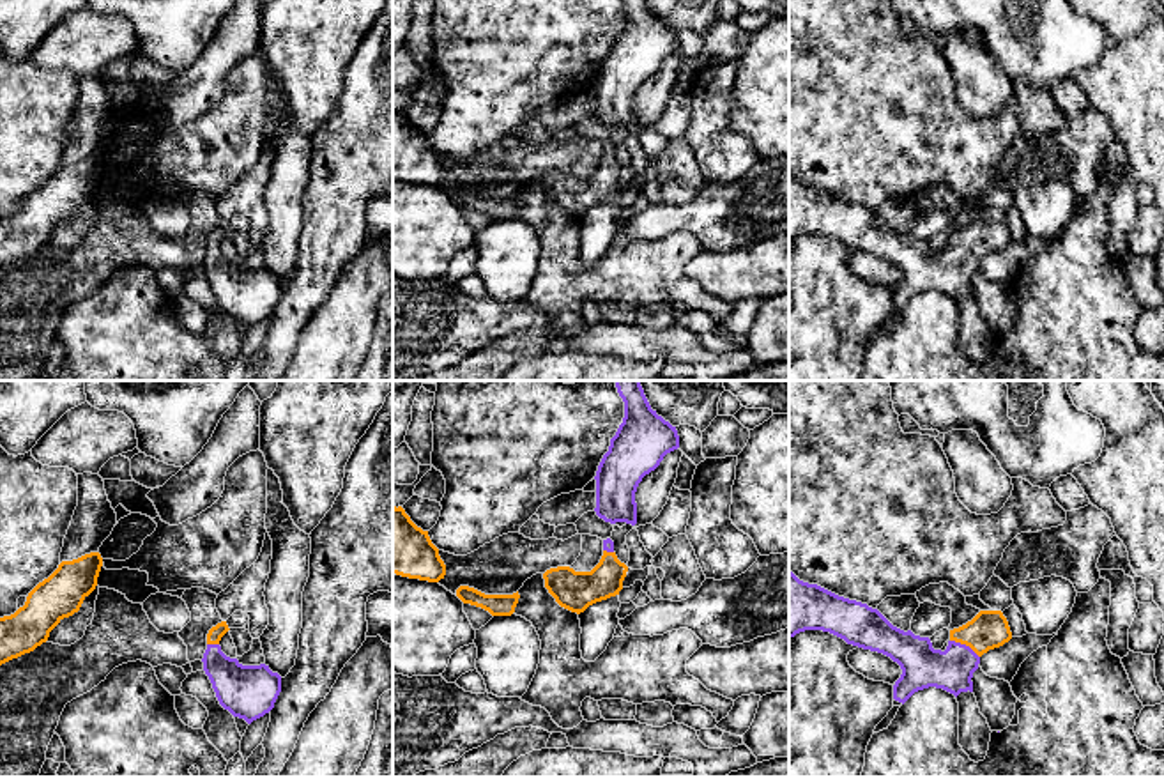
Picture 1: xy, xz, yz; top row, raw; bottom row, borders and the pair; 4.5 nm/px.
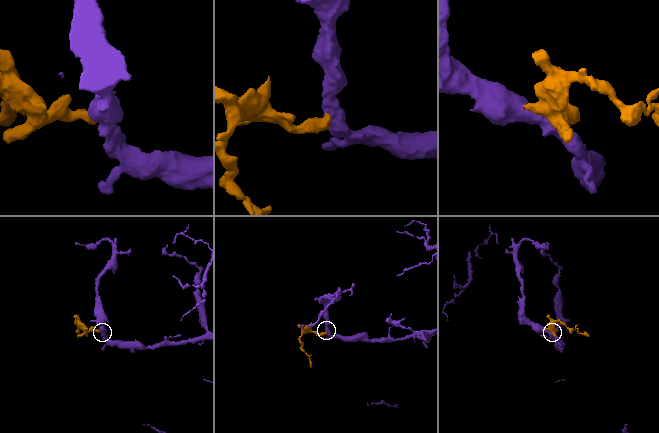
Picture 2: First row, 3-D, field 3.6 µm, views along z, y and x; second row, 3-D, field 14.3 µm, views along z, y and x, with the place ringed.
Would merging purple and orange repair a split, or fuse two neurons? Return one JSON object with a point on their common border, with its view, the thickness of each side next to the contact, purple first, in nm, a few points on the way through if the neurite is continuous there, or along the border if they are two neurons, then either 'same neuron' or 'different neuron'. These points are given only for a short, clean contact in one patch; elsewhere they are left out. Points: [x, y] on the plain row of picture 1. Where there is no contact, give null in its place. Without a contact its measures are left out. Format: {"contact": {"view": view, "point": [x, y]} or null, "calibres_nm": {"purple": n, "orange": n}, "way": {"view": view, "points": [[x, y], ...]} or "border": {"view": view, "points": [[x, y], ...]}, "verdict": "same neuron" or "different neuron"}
{"contact": {"view": "yz", "point": [964, 248]}, "calibres_nm": {"purple": 190, "orange": 180}, "way": {"view": "yz", "points": [[922, 269], [943, 269], [964, 248], [989, 232]]}, "verdict": "same neuron"}

